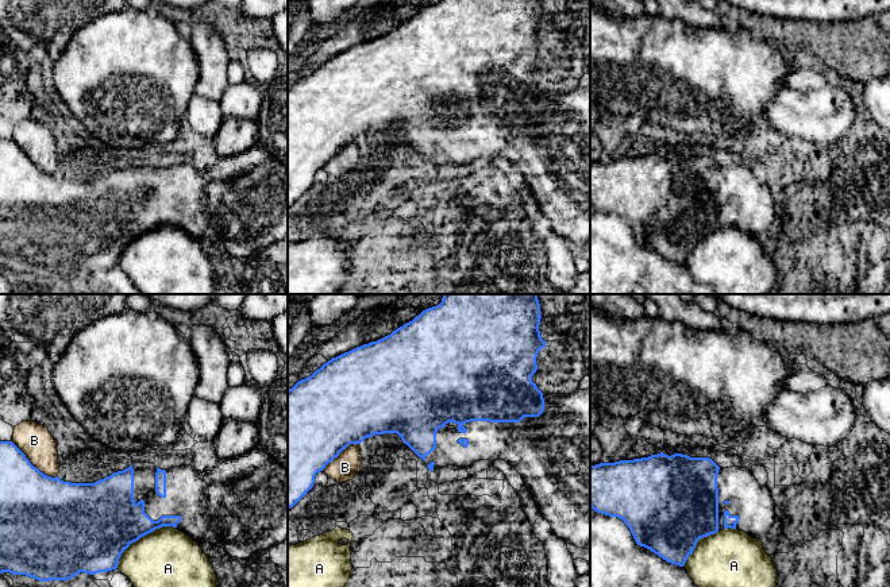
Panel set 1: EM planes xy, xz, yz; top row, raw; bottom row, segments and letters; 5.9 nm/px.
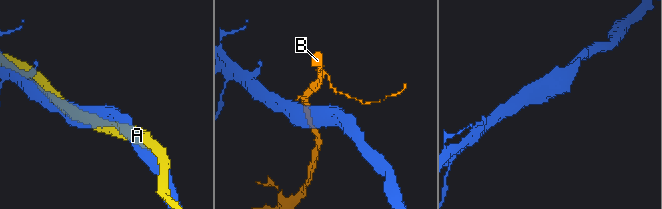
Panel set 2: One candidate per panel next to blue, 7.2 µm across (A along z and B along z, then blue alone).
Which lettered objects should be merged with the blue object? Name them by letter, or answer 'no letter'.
no letter

